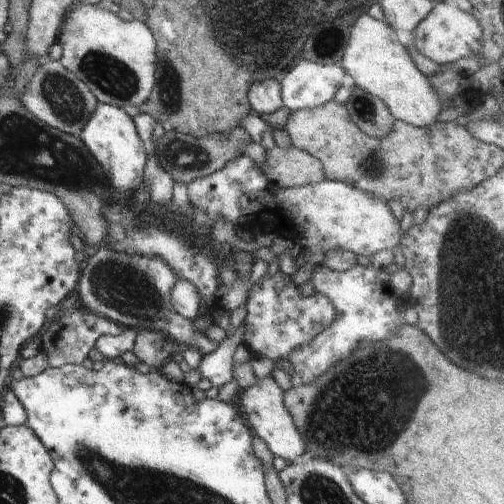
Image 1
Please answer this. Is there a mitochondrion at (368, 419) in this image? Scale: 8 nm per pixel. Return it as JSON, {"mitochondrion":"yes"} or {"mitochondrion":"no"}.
{"mitochondrion":"yes"}

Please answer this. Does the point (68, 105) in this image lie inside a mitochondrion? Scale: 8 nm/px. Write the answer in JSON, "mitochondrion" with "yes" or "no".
{"mitochondrion":"yes"}

